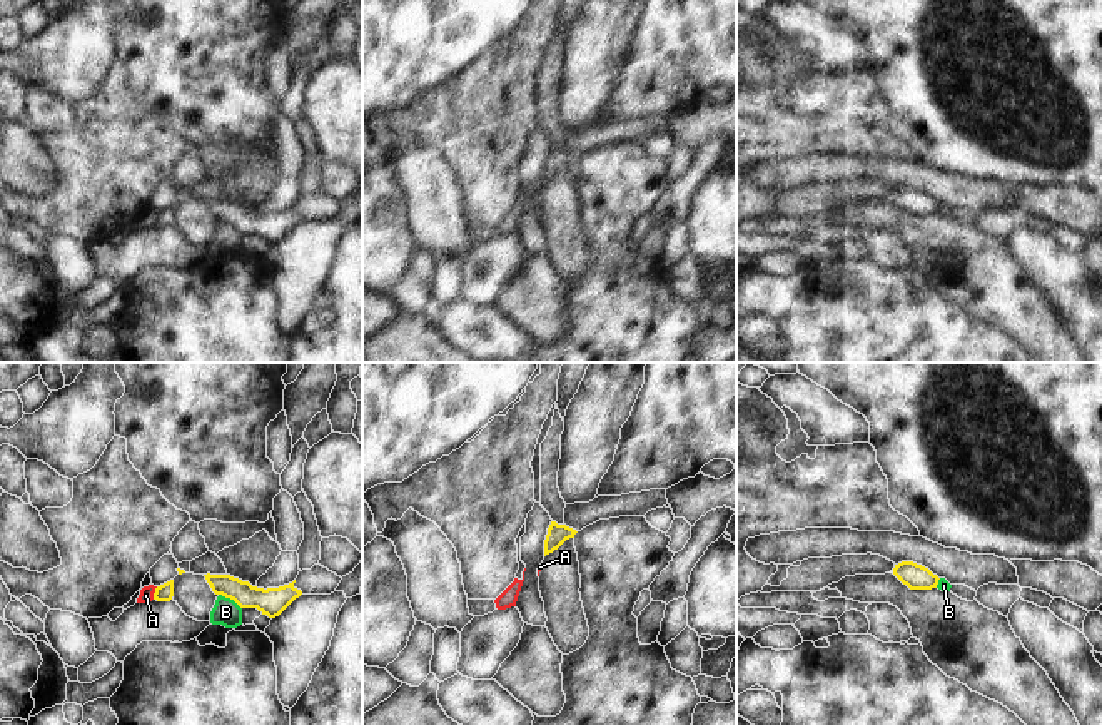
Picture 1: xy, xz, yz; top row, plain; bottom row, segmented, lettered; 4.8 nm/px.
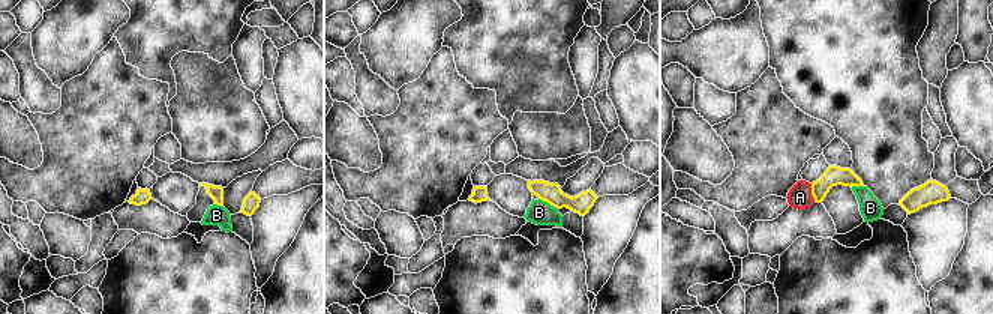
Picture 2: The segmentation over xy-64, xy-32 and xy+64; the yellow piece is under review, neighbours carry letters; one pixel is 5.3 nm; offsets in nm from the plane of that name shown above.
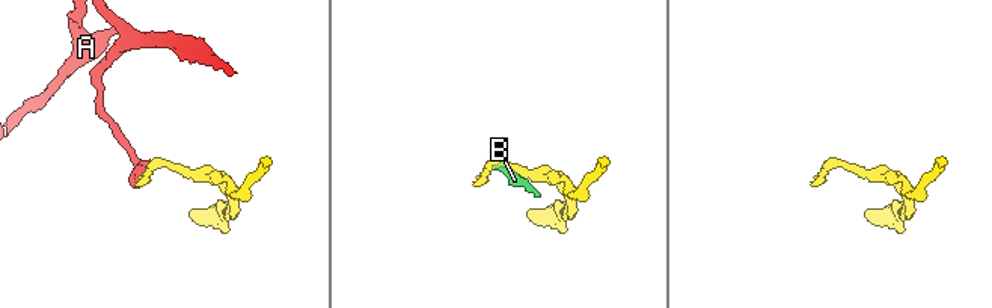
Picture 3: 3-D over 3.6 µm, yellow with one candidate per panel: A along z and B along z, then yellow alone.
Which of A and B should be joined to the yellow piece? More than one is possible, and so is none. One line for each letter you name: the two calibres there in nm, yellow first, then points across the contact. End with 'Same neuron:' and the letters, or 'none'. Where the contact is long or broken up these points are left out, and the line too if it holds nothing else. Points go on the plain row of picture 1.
Same neuron: none.

